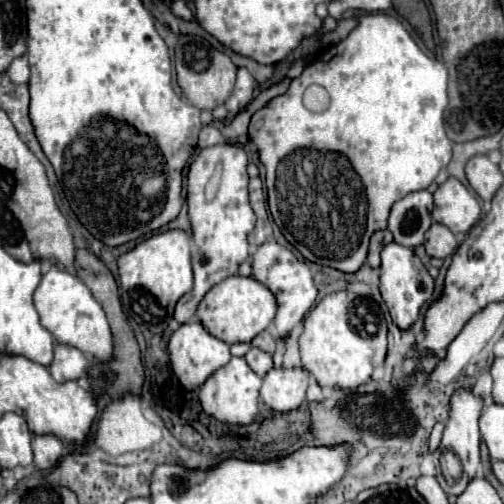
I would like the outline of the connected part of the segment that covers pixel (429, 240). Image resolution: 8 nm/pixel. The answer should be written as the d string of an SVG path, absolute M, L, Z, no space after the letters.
M433 223L431 229L427 231L423 245L425 245L425 251L429 257L445 259L445 257L453 255L453 251L457 249L457 239L445 225Z

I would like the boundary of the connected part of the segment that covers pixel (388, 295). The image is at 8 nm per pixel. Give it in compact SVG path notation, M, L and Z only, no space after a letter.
M395 241L385 245L381 251L381 295L393 317L393 323L397 323L401 329L407 329L411 323L415 323L419 309L431 299L431 293L433 277L427 273L425 265L419 261L413 249L407 249Z

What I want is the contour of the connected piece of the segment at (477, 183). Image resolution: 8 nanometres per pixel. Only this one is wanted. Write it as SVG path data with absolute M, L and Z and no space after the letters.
M487 155L471 157L465 165L465 175L467 175L469 185L475 189L475 193L483 201L489 201L503 183L503 175L501 175L499 167L495 163L491 163Z

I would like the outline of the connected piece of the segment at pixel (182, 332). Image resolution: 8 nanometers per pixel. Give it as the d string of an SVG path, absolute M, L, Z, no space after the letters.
M199 321L193 323L183 323L169 339L169 357L171 357L171 367L177 379L185 389L195 389L205 383L205 379L217 371L219 367L227 365L231 359L229 345L221 339L215 339Z

